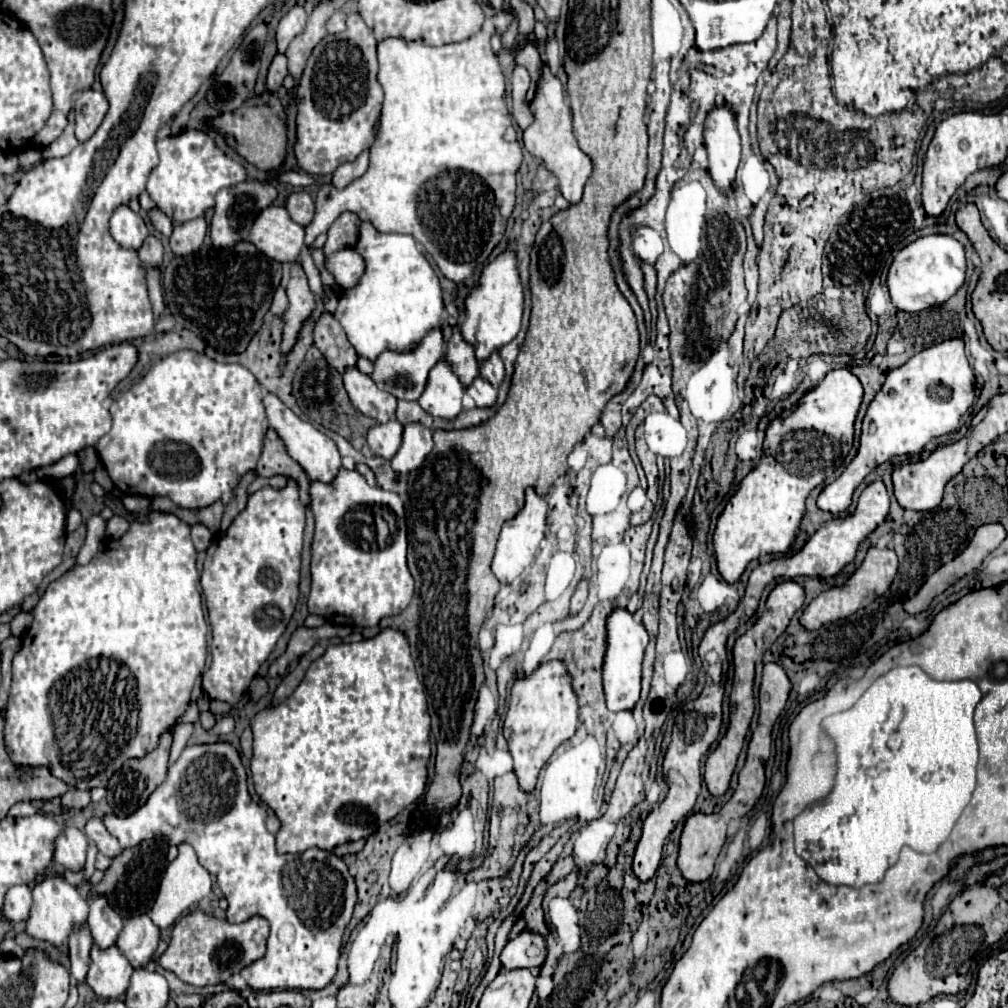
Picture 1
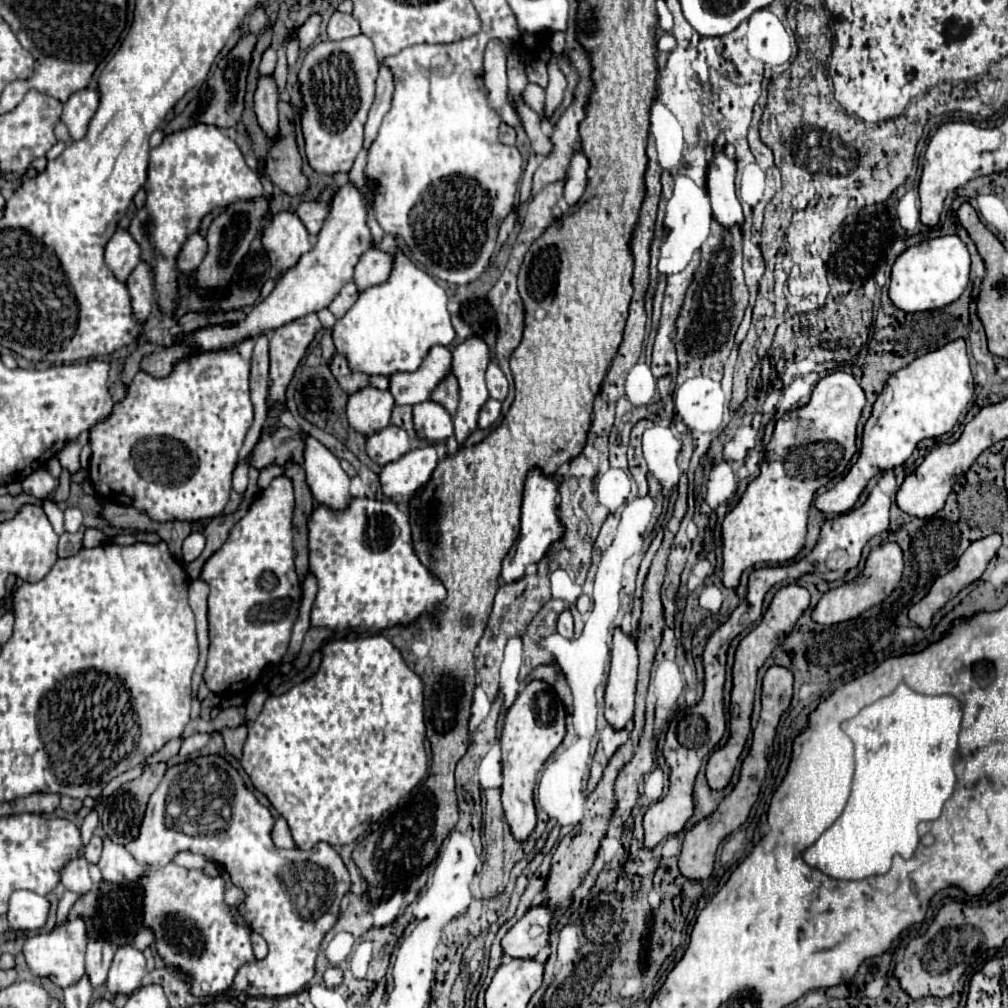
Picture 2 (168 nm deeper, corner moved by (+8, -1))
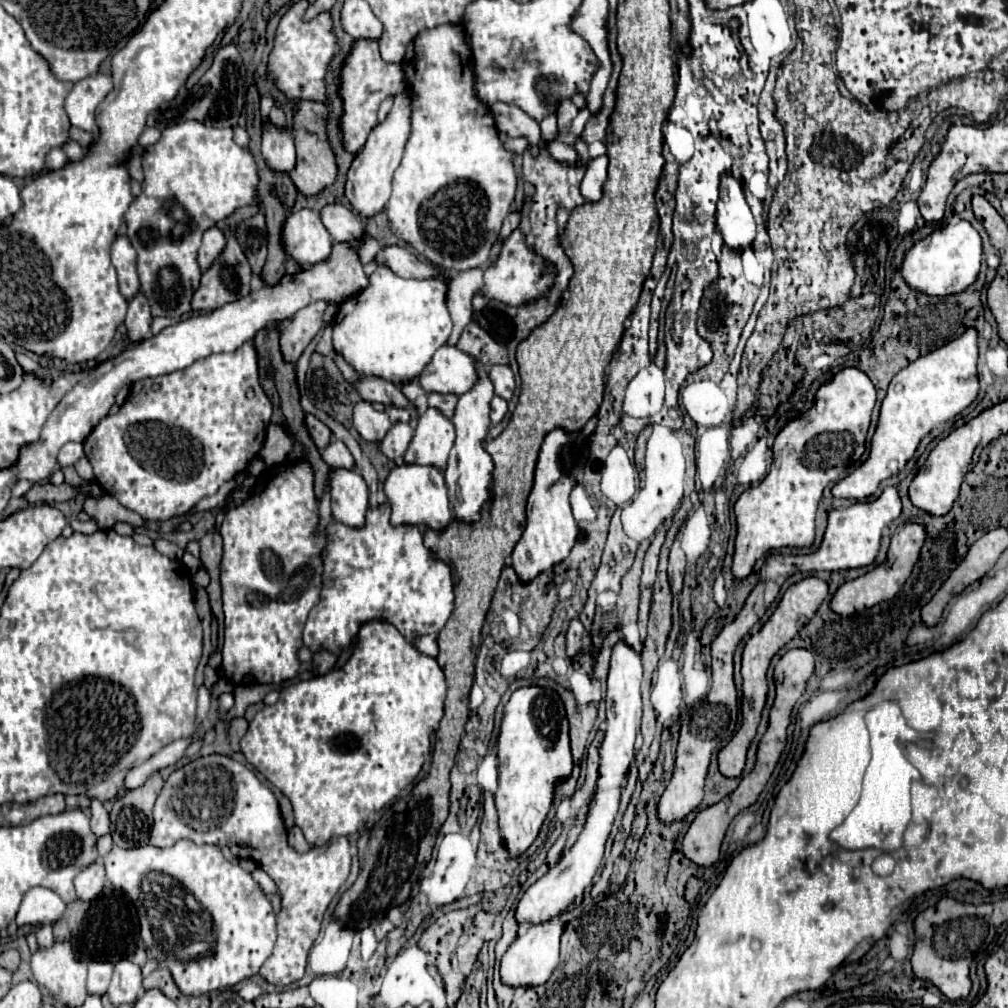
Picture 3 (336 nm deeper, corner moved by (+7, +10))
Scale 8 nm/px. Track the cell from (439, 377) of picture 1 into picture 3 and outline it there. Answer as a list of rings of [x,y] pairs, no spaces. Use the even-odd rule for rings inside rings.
[[[427,408],[427,412],[419,416],[417,432],[401,464],[421,464],[445,470],[453,440],[455,440],[455,428],[451,426],[451,420],[443,418],[439,410]]]

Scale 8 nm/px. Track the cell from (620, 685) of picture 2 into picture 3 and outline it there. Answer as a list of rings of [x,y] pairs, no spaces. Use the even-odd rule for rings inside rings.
[[[619,642],[611,656],[611,668],[607,678],[607,732],[599,748],[599,776],[597,776],[597,790],[593,796],[593,802],[589,806],[585,824],[579,832],[579,838],[575,844],[561,856],[561,860],[549,868],[529,890],[523,894],[515,918],[519,924],[523,922],[543,922],[543,918],[551,918],[559,914],[563,908],[571,906],[573,900],[583,894],[585,886],[591,884],[603,852],[605,842],[611,834],[619,802],[621,802],[621,788],[625,784],[625,776],[629,766],[633,764],[635,756],[635,738],[641,722],[641,658],[639,654],[629,648],[625,642]]]

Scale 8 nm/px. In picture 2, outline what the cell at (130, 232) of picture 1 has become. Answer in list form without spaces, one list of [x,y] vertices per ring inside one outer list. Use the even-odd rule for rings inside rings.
[[[118,227],[106,245],[106,265],[120,281],[126,281],[138,263],[140,263],[140,245],[134,241],[130,231]]]

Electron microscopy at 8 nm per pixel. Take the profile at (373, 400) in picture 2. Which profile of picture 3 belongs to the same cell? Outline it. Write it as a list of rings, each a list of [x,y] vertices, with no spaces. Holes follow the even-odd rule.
[[[361,400],[353,412],[353,426],[363,440],[379,444],[391,428],[391,420],[385,412],[377,412],[369,402]]]

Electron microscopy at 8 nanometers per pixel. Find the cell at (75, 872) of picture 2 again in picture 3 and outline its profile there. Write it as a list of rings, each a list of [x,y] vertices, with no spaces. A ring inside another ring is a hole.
[[[101,862],[91,864],[87,870],[83,870],[77,878],[75,878],[75,890],[77,896],[85,902],[97,898],[105,888],[105,868]]]

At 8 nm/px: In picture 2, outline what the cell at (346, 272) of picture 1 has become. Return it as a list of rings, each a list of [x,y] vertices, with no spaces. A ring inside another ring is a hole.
[[[368,249],[358,259],[352,281],[356,283],[358,291],[362,291],[362,289],[368,289],[370,285],[378,285],[378,283],[386,281],[388,275],[390,275],[390,255],[378,251],[378,249]]]

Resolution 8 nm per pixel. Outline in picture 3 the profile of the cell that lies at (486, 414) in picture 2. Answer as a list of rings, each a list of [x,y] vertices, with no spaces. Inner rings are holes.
[[[493,396],[491,400],[491,424],[499,424],[503,420],[503,416],[507,414],[507,402],[503,402],[503,398]]]

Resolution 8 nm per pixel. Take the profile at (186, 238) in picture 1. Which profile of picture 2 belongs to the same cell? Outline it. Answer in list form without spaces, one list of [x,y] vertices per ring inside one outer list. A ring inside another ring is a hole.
[[[192,233],[184,241],[184,245],[182,245],[182,249],[180,249],[178,257],[176,257],[178,269],[184,271],[184,273],[196,271],[196,267],[200,265],[204,253],[206,253],[206,241],[204,241],[204,237],[200,233]]]

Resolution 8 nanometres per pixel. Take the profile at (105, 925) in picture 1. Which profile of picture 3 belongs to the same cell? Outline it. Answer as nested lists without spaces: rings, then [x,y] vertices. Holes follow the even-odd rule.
[[[91,962],[87,976],[87,994],[105,996],[111,982],[111,974],[113,974],[111,962]]]

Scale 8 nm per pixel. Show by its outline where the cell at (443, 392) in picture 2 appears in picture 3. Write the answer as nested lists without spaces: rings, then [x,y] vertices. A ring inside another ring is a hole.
[[[429,394],[427,404],[429,408],[437,408],[445,418],[453,418],[457,396],[455,394]]]

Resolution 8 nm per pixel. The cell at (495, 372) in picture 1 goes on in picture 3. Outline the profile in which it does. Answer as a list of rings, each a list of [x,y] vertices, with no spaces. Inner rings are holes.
[[[491,366],[487,376],[495,386],[495,394],[509,402],[513,396],[513,390],[515,390],[515,378],[513,378],[511,368],[509,366]]]

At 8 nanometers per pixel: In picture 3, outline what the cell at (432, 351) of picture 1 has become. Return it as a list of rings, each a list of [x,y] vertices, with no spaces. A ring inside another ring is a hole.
[[[441,346],[431,360],[431,366],[419,376],[419,384],[429,392],[439,394],[465,394],[479,380],[475,358],[463,354],[455,346]]]

